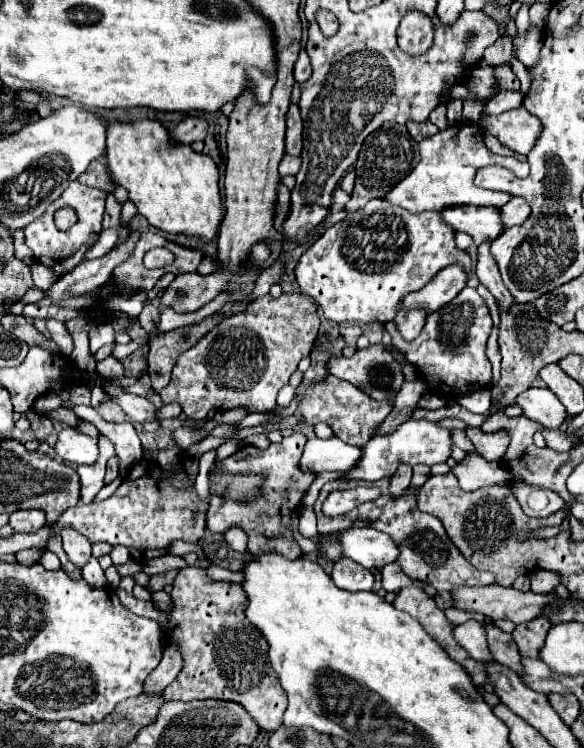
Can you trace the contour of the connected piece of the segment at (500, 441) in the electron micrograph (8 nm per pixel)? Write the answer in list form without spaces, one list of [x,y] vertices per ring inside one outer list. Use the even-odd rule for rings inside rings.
[[[468,427],[466,429],[470,441],[474,443],[474,447],[480,451],[480,455],[488,461],[496,461],[496,463],[502,463],[504,455],[506,455],[506,449],[508,449],[508,435],[504,431],[498,431],[496,433],[484,433],[482,429],[476,429],[476,427]]]

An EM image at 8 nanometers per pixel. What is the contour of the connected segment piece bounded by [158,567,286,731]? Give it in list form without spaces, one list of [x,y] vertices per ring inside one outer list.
[[[186,567],[182,569],[174,579],[172,589],[172,601],[174,609],[168,615],[158,617],[160,623],[164,623],[164,635],[168,641],[178,643],[182,655],[184,655],[184,669],[178,673],[172,685],[164,689],[166,699],[222,699],[222,701],[234,701],[242,705],[248,715],[252,715],[254,723],[262,731],[276,731],[282,723],[282,715],[286,711],[286,693],[282,691],[282,685],[278,683],[278,673],[270,667],[268,659],[268,643],[262,639],[262,633],[256,631],[256,627],[246,619],[246,593],[240,585],[226,583],[226,581],[214,581],[202,567]]]

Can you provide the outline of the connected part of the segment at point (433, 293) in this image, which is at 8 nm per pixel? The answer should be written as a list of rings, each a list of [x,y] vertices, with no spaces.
[[[454,263],[438,271],[438,275],[434,275],[434,279],[426,287],[406,295],[400,307],[424,307],[428,313],[434,313],[450,303],[466,287],[466,281],[466,271],[462,271],[462,267]]]

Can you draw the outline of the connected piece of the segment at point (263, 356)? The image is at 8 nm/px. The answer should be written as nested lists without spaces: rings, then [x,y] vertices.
[[[284,293],[276,299],[272,295],[256,299],[244,313],[224,319],[178,357],[170,383],[160,391],[162,403],[180,403],[186,417],[196,423],[204,421],[212,409],[274,413],[266,423],[278,423],[276,395],[288,383],[300,359],[314,349],[318,327],[318,307],[306,295]]]

